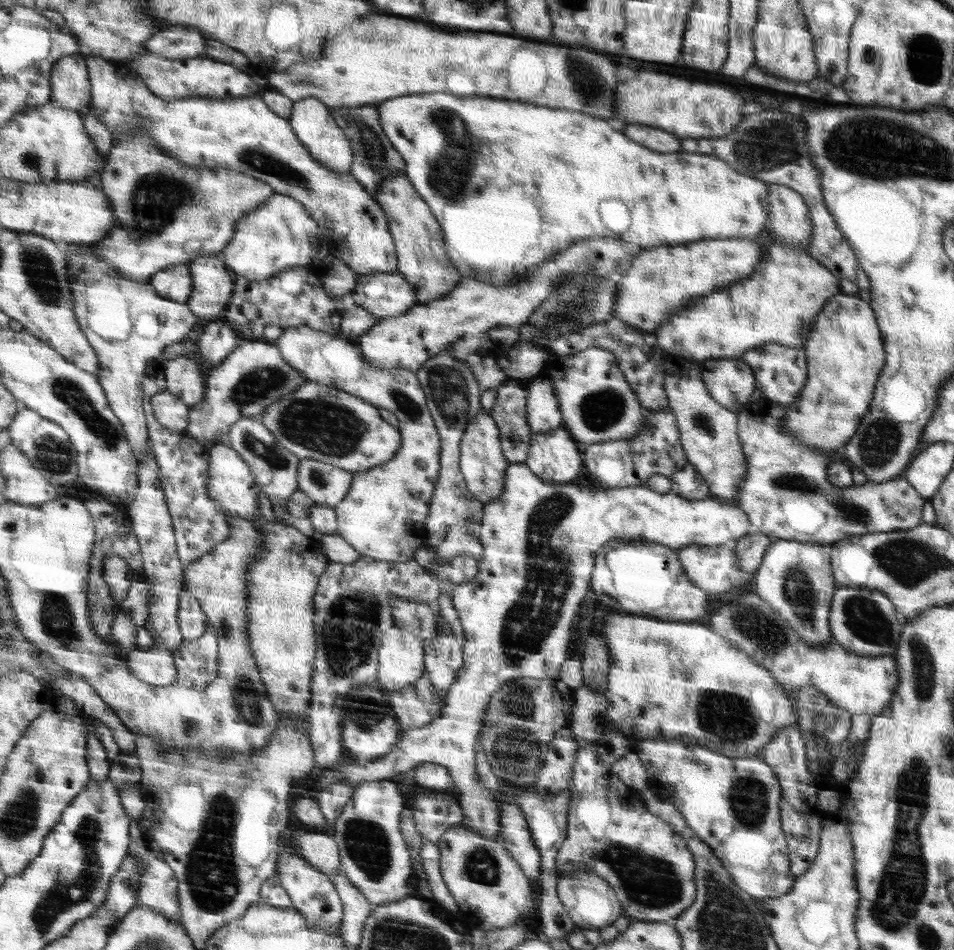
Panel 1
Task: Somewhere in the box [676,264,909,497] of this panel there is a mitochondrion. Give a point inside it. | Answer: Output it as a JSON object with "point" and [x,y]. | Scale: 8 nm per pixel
{"point":[877,446]}

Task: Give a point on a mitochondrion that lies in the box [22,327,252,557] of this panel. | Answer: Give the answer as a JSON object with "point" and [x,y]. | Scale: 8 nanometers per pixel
{"point":[69,391]}

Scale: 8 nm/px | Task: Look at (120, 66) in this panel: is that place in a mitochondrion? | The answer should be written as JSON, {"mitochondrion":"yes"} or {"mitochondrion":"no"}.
{"mitochondrion":"no"}

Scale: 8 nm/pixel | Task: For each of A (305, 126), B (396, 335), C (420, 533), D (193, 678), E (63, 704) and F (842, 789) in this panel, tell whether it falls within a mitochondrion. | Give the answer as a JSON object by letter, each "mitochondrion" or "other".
{"A":"other","B":"other","C":"other","D":"other","E":"other","F":"other"}

